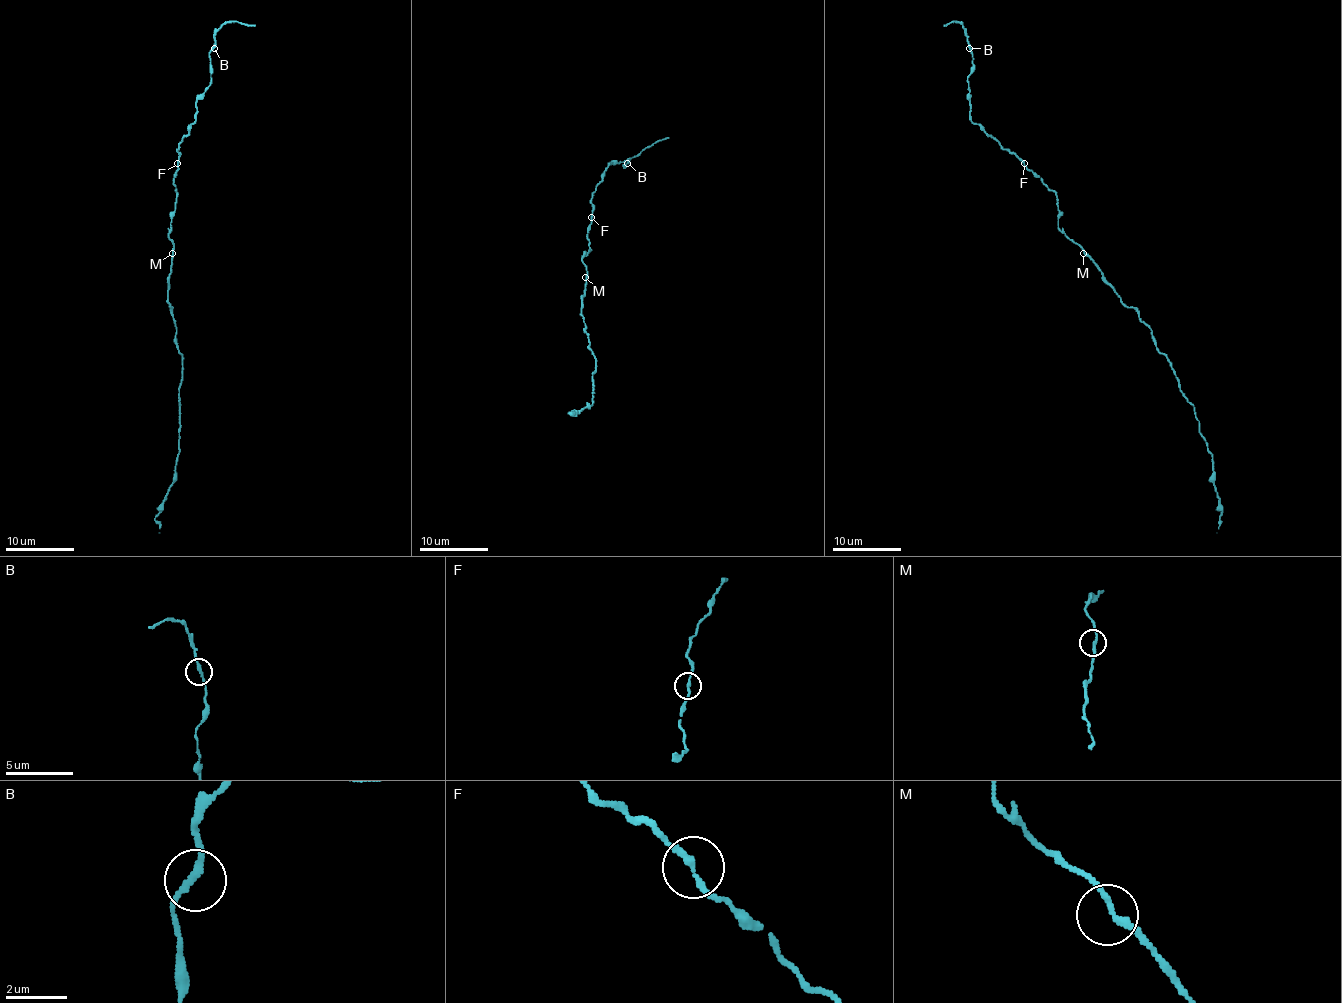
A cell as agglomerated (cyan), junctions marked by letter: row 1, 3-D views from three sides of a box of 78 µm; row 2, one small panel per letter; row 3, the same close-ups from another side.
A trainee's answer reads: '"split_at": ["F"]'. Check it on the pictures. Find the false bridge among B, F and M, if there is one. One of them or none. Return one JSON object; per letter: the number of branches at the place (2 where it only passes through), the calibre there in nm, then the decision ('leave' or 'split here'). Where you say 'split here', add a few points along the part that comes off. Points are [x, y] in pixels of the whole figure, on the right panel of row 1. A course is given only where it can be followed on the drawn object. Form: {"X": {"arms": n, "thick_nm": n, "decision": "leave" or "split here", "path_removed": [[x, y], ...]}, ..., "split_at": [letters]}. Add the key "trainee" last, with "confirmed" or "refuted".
{"B": {"arms": 2, "thick_nm": 190, "decision": "leave"}, "F": {"arms": 2, "thick_nm": 190, "decision": "leave"}, "M": {"arms": 2, "thick_nm": 190, "decision": "leave"}, "split_at": [], "trainee": "refuted"}

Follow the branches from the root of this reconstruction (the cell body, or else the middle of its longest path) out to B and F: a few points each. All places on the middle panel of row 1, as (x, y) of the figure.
B: (585, 278), (587, 266), (582, 256), (590, 249), (587, 227), (592, 193), (609, 164), (628, 162)
F: (585, 278), (587, 266), (582, 256), (583, 251), (590, 249), (587, 237), (590, 217)

